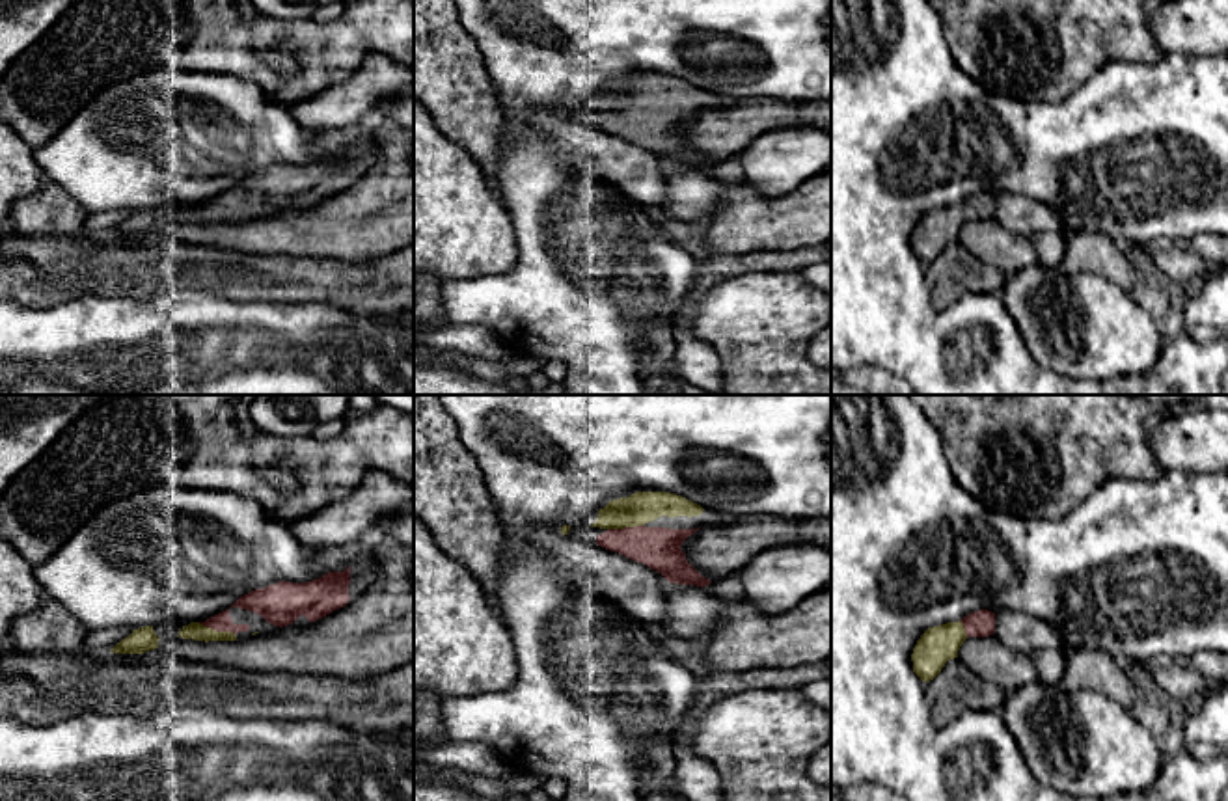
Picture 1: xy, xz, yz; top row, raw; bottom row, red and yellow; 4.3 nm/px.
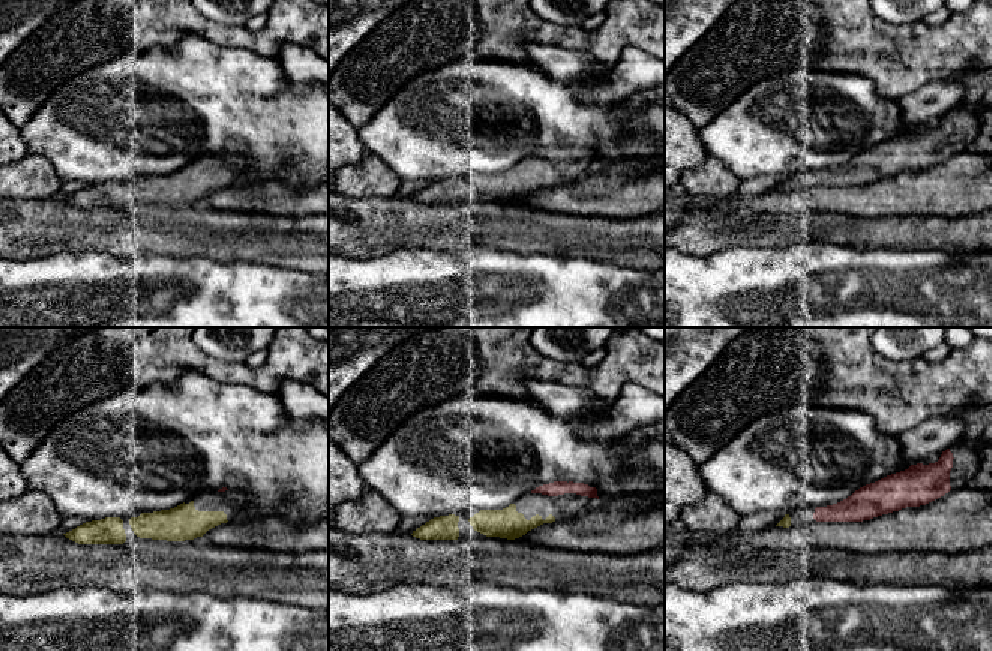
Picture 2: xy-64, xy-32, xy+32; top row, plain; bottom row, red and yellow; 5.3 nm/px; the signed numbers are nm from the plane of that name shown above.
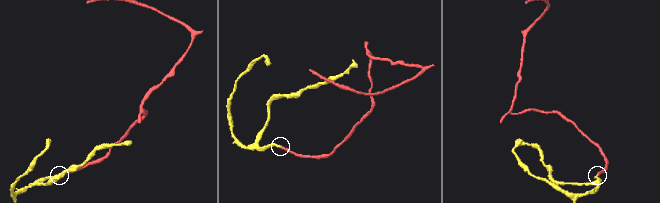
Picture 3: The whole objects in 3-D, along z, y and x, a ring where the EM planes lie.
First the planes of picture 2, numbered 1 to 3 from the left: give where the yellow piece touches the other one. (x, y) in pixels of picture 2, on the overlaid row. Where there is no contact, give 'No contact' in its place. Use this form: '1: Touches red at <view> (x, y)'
1: No contact
2: No contact
3: No contact

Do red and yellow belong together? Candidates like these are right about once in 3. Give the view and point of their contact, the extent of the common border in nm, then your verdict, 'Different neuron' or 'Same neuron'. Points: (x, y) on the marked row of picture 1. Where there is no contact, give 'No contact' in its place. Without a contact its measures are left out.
Touches red at xz (625, 528). Shared border 160 nm. Same neuron

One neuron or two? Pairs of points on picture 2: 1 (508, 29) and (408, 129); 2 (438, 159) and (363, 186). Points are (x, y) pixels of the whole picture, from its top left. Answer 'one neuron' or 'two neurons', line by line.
1: two neurons
2: two neurons

